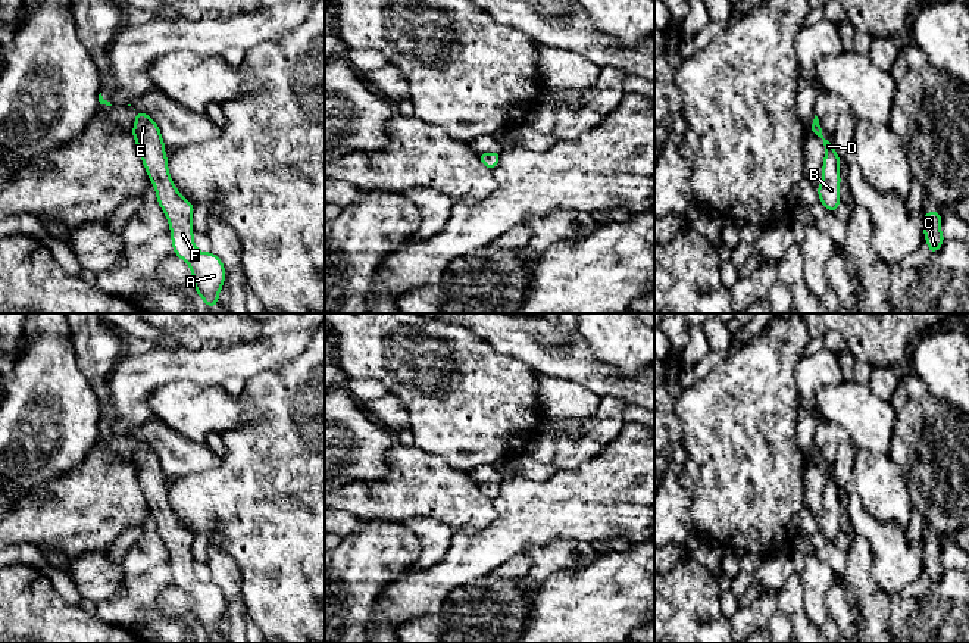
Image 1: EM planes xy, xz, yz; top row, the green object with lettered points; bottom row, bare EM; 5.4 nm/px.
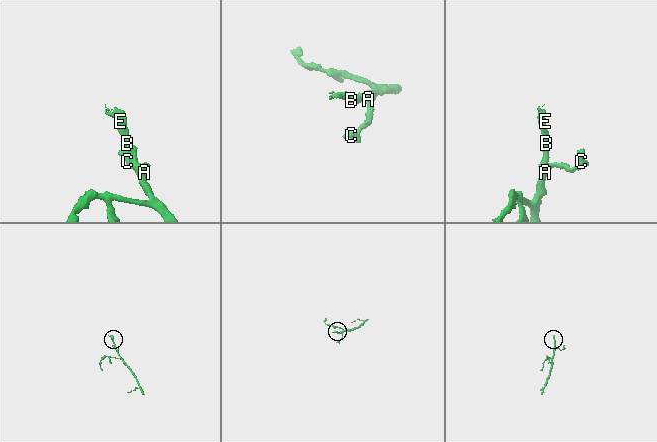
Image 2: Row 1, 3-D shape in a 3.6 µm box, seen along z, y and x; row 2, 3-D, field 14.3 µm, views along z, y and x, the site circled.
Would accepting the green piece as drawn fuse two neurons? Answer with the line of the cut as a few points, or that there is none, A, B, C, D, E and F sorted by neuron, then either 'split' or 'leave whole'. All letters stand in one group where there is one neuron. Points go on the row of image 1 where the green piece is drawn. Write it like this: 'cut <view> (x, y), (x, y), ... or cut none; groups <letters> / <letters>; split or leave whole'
cut none; groups A B C D E F; leave whole

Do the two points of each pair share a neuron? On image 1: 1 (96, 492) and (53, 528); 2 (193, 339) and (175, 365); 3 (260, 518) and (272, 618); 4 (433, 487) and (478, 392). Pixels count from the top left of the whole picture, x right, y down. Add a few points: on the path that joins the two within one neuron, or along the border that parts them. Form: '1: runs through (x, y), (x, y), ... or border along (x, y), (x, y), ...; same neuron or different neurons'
1: runs through (86, 502), (81, 506), (75, 506), (63, 518); same neuron
2: border along (180, 345), (188, 349), (221, 349); different neurons
3: runs through (272, 543), (272, 593); same neuron
4: border along (415, 445), (438, 453), (450, 465), (468, 474); different neurons

